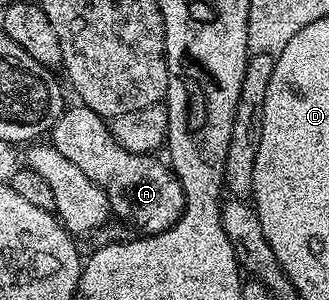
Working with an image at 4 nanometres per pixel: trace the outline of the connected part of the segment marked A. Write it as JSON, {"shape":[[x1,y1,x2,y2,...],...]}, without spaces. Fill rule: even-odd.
{"shape":[[83,104,69,105,58,116,50,131,50,144,70,164,86,172,102,192,106,192,108,209,113,219,132,227,144,236,161,234,180,219,184,211,184,189,176,173,163,157,155,153,130,152,118,144,111,125,101,114]]}

